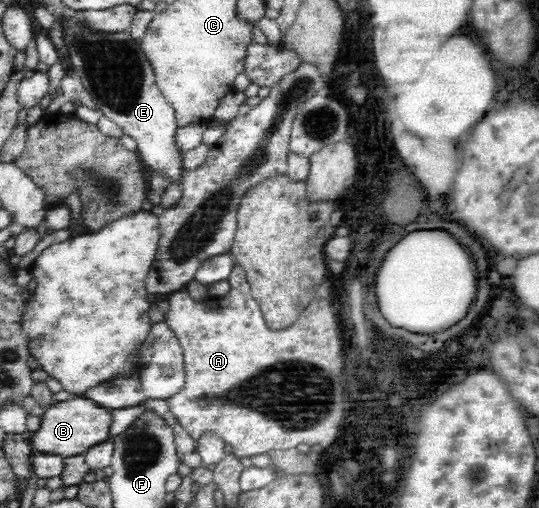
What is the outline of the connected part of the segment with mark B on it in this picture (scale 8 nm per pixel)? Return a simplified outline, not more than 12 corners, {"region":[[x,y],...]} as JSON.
{"region":[[84,395],[47,407],[33,453],[81,455],[110,437],[112,410]]}

